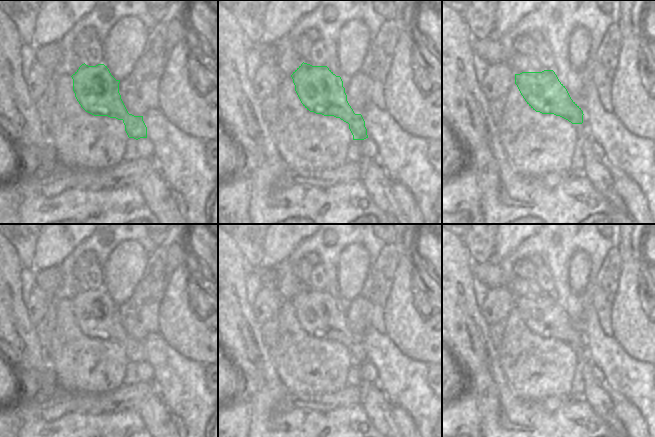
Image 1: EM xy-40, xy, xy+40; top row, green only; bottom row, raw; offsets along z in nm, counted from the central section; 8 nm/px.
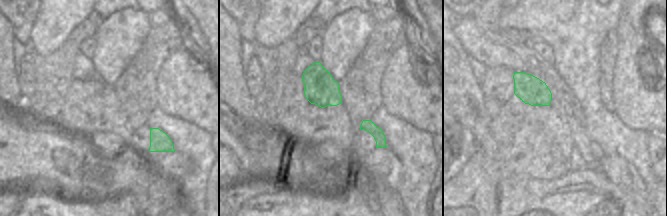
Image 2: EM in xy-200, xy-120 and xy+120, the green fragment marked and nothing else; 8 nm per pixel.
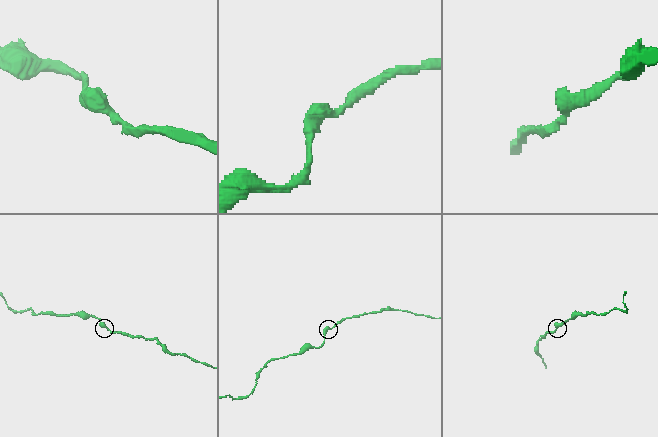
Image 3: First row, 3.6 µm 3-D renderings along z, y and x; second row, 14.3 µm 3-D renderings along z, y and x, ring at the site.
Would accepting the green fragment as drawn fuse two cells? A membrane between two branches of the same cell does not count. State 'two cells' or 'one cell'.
one cell

